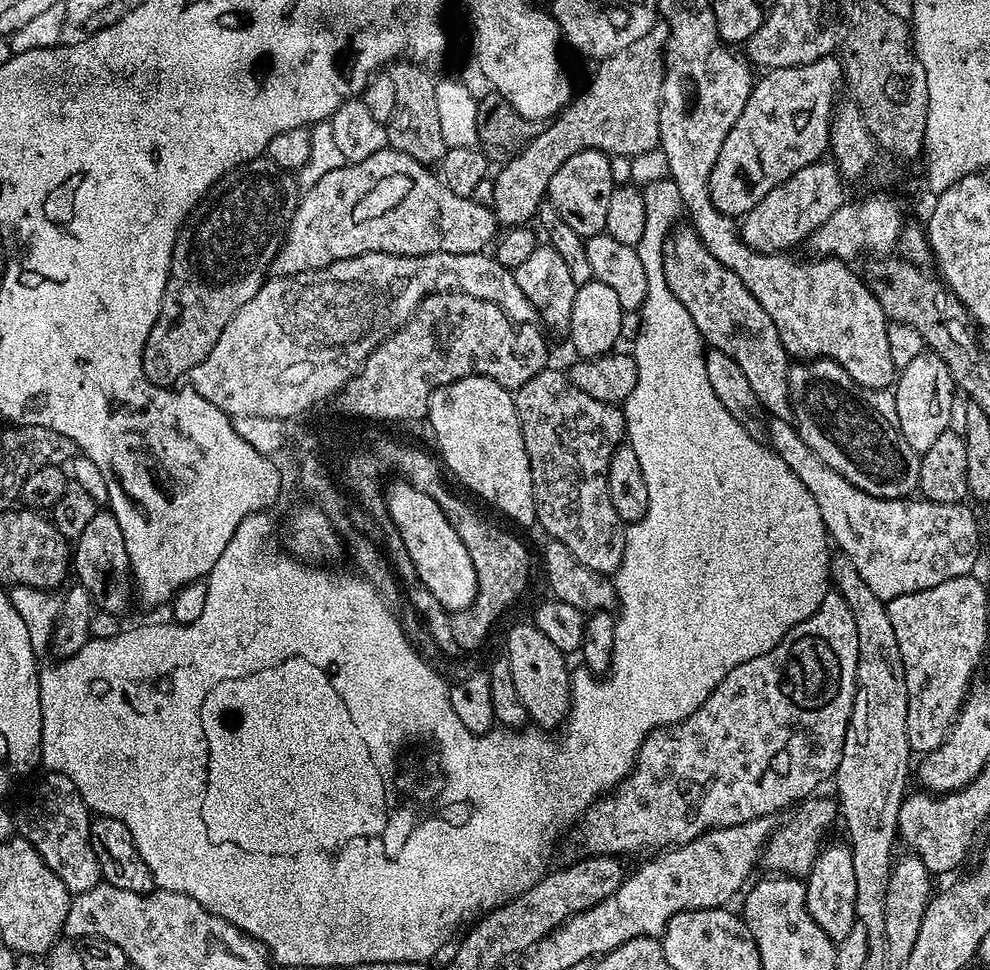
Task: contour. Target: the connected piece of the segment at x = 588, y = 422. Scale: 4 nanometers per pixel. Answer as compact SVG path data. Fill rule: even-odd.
M555 366L544 368L534 374L534 378L526 382L526 386L515 389L514 399L522 430L522 442L526 442L526 454L530 458L539 527L542 526L551 539L562 542L575 560L587 569L607 576L615 575L624 557L626 526L618 518L613 502L610 501L608 468L610 458L626 436L623 407L603 404L598 402L598 398L590 398L590 394L582 394L582 390L578 390L578 386L574 386L574 382Z

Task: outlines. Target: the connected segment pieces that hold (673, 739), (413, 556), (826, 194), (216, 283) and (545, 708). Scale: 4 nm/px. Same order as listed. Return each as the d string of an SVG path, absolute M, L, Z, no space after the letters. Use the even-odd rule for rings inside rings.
M829 590L822 598L818 610L810 618L806 618L798 626L794 626L766 654L758 654L758 658L750 658L750 662L742 662L742 666L734 666L722 682L708 695L706 702L694 710L685 720L679 720L676 724L670 724L667 728L655 728L642 742L642 746L636 755L636 765L632 767L632 773L628 779L616 785L611 792L600 797L595 804L589 806L587 812L580 817L580 840L584 843L584 852L594 856L636 856L639 852L644 854L656 854L661 850L667 850L678 844L685 844L694 838L698 838L704 832L726 826L738 826L742 822L750 822L754 818L763 816L775 817L775 812L783 808L799 805L809 799L812 792L819 784L824 784L835 777L838 770L838 762L842 758L842 746L848 729L848 719L852 716L852 703L856 697L856 671L858 670L858 626L854 626L854 614L850 614L850 606L846 606L846 598L842 598L839 592Z
M404 479L393 480L392 485L383 489L386 510L401 535L409 563L417 572L424 591L440 604L445 613L466 610L474 602L478 580L465 543L458 538L457 531L443 514L438 502L416 490Z
M824 158L817 160L816 163L798 170L798 174L790 174L790 178L786 178L786 182L774 186L774 190L770 194L766 194L766 198L762 198L762 202L758 202L758 206L750 209L739 221L740 237L755 252L787 253L789 250L795 249L792 248L795 244L800 244L803 240L805 243L811 237L812 232L818 230L818 226L822 226L822 222L826 222L826 218L830 218L830 214L834 214L834 210L838 210L846 203L844 184L846 184L845 177L841 176L840 169L836 167L835 163Z
M261 158L226 173L197 204L176 239L160 313L146 338L142 366L150 382L175 385L214 350L226 322L264 284L301 195L293 173Z
M528 622L528 624L516 624L509 630L508 652L506 652L506 659L510 662L510 675L514 677L514 687L518 689L518 698L522 698L522 706L526 706L526 714L528 715L529 721L531 721L531 723L540 730L559 729L568 718L568 709L572 707L572 677L570 675L570 667L568 668L567 662L564 661L567 660L565 653L560 652L558 650L558 646L554 646L554 642L550 642L550 638L546 638L546 634L542 634L542 630L538 630L536 628L535 623Z

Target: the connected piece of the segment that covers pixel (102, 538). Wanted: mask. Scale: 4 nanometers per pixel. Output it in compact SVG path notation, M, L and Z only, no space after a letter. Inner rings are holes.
M99 509L90 520L89 525L74 542L72 550L72 572L85 590L94 598L97 609L121 617L134 598L134 588L130 583L131 568L126 540L122 528L109 509Z

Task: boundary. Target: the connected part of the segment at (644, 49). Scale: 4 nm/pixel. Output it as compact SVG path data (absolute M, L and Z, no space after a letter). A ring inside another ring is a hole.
M658 22L642 38L637 38L626 46L626 50L618 50L618 54L603 57L584 93L577 95L568 107L551 122L545 123L537 131L536 137L518 153L513 160L503 161L499 165L500 173L491 181L492 200L490 207L500 226L524 226L528 219L535 217L540 205L545 203L550 178L566 158L574 158L582 150L598 150L605 156L633 157L638 154L657 151L660 142L660 95L664 81L664 48L668 45L668 26Z

